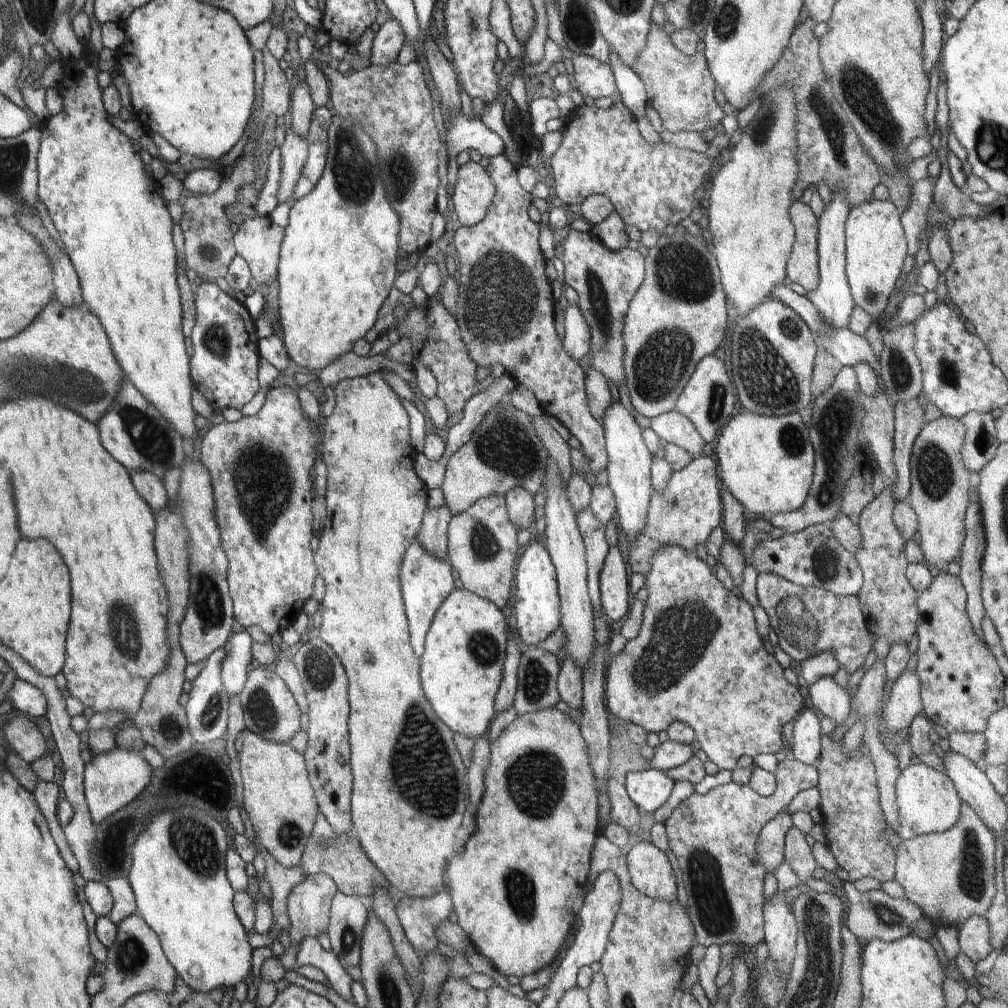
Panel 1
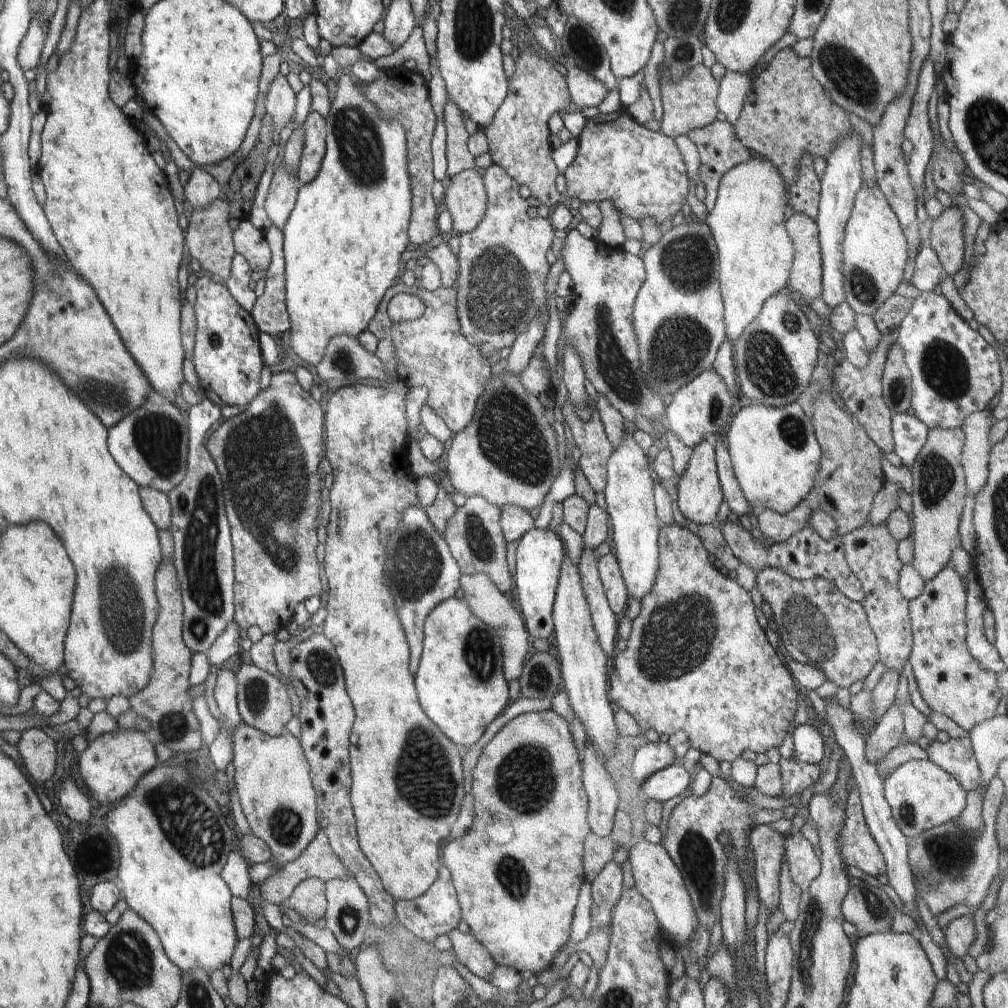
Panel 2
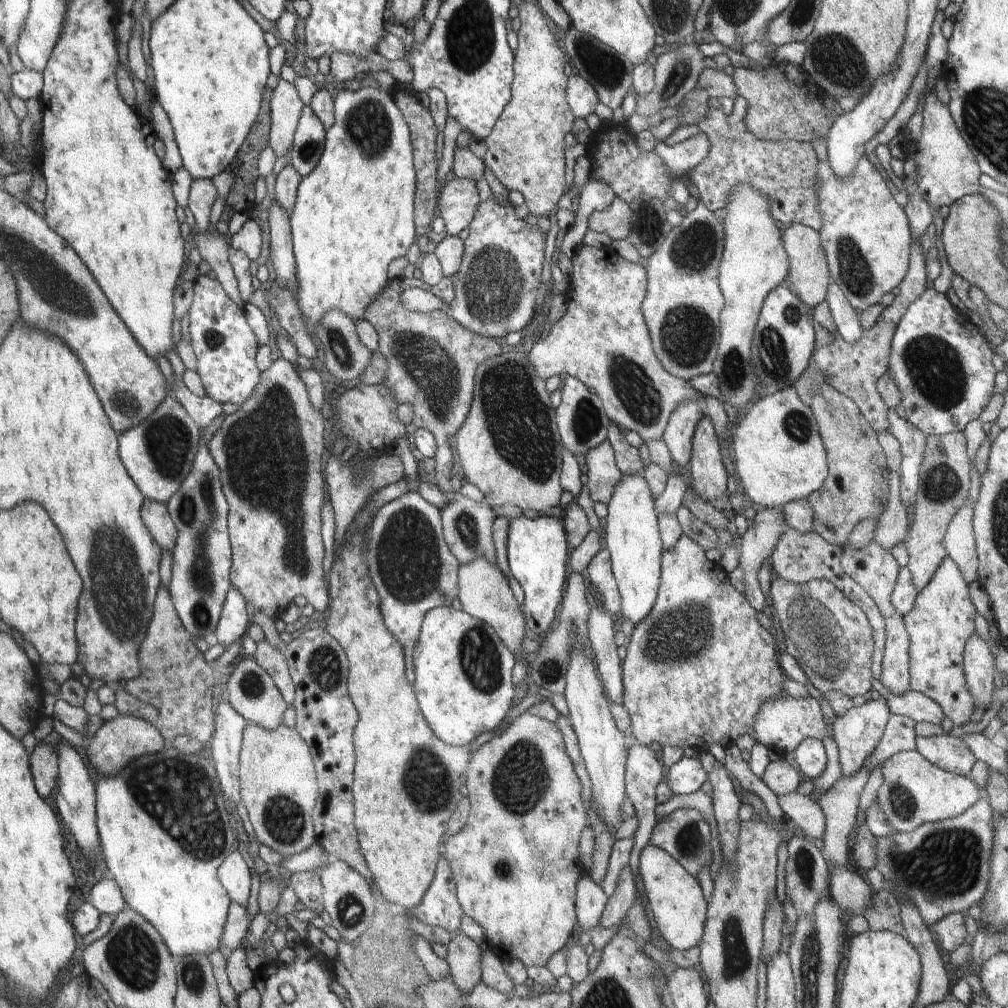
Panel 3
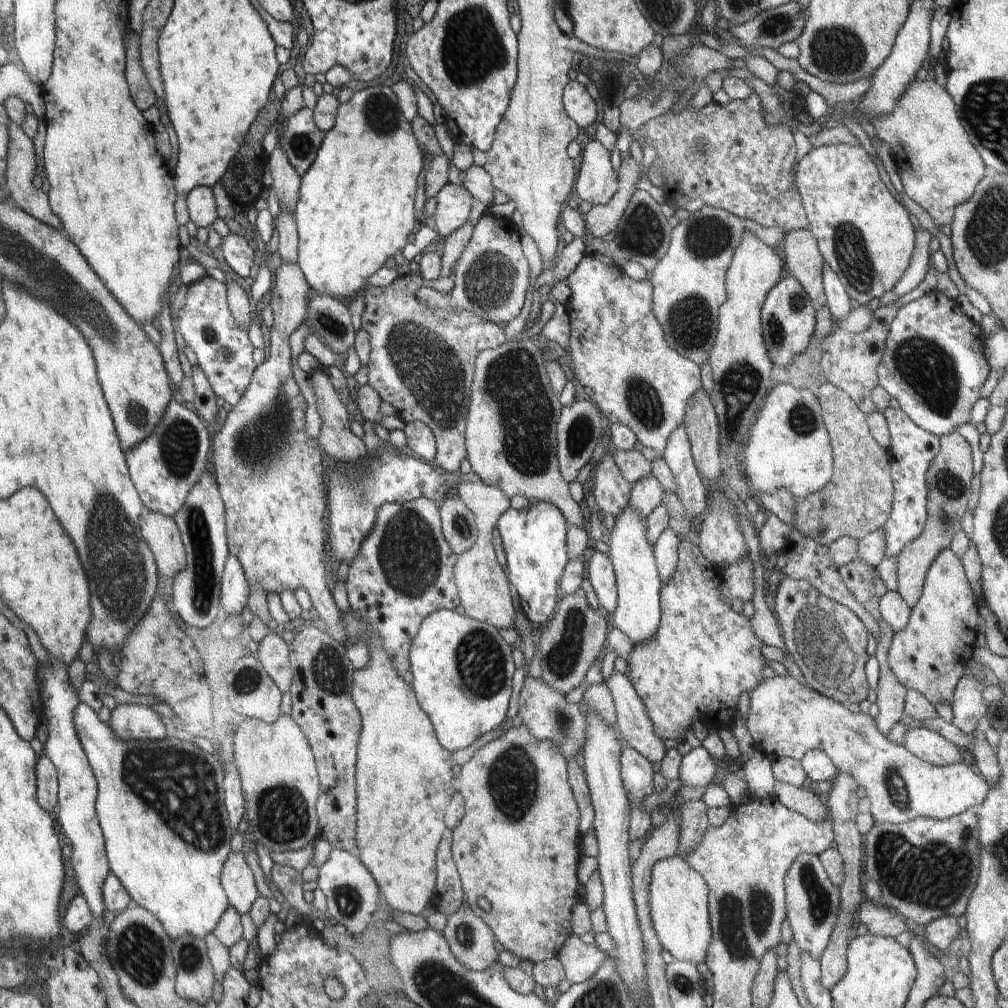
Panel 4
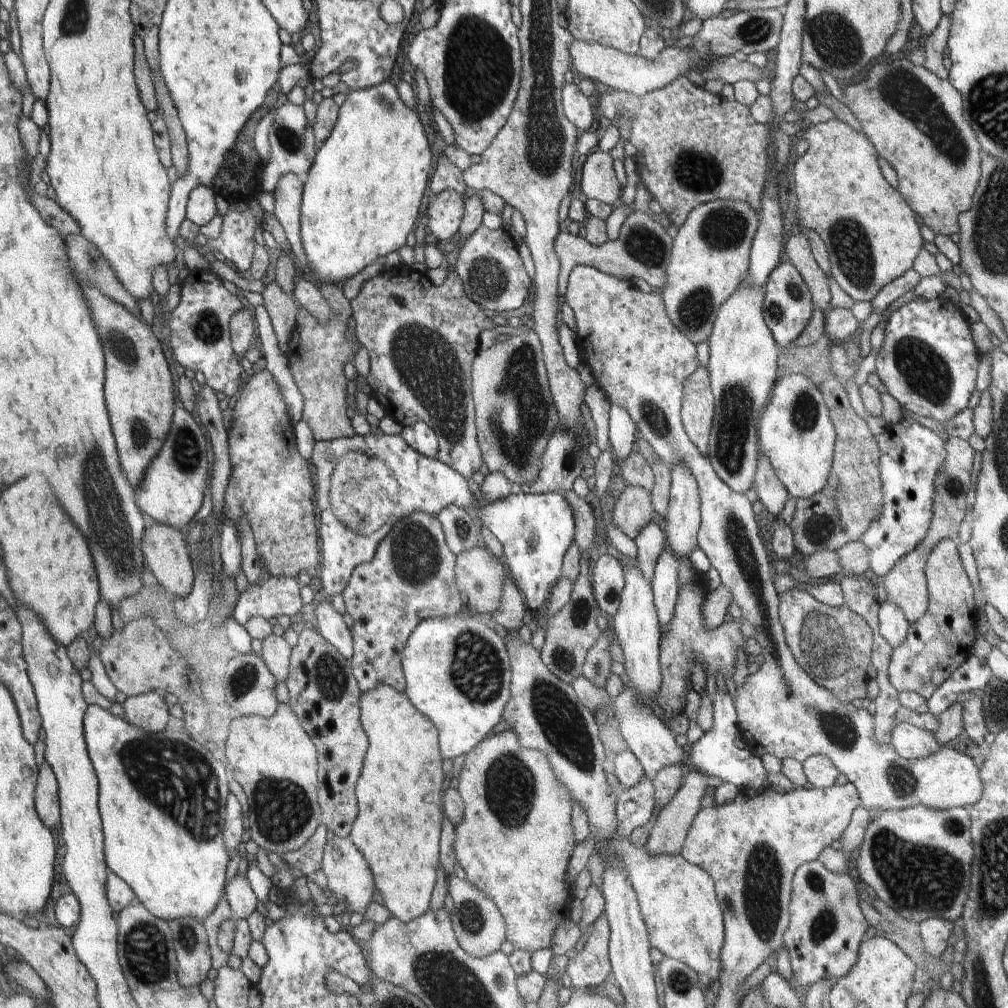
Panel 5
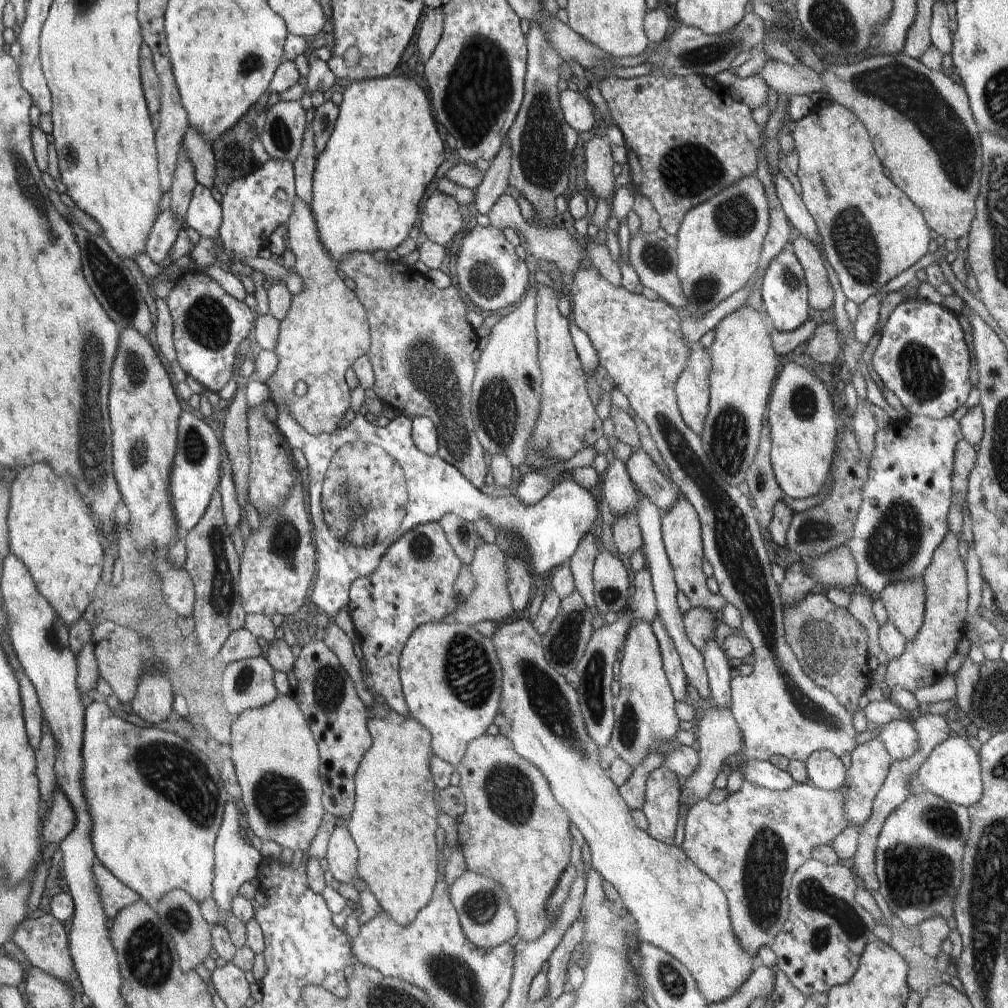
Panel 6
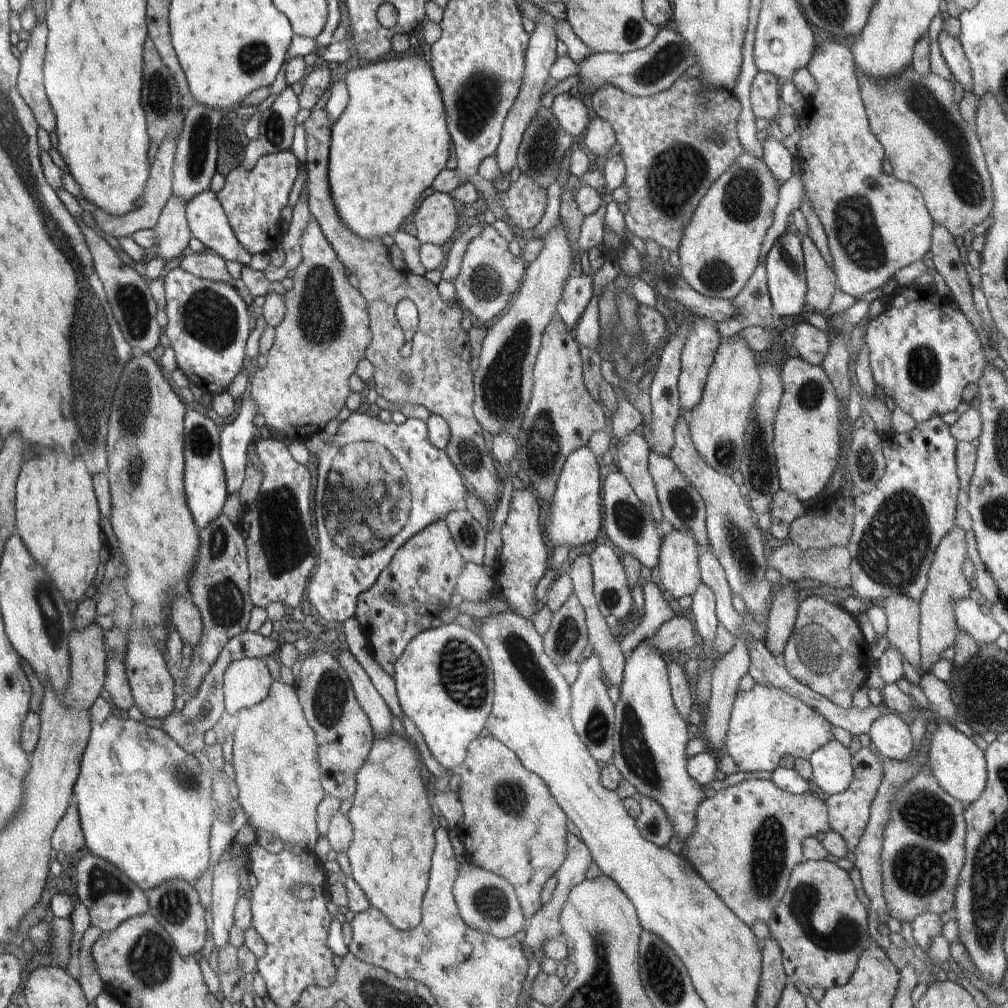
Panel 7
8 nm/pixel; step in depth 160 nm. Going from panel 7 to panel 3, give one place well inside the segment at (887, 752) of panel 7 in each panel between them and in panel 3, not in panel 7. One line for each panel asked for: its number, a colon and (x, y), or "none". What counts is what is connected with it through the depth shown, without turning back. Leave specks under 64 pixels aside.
3: (951, 753)
4: (928, 746)
5: (909, 742)
6: (901, 740)

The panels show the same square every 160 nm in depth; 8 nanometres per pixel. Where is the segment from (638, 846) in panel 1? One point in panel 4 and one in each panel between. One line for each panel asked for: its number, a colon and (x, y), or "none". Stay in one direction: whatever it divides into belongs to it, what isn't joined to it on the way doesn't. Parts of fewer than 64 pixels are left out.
2: (656, 876)
3: (679, 911)
4: (678, 896)

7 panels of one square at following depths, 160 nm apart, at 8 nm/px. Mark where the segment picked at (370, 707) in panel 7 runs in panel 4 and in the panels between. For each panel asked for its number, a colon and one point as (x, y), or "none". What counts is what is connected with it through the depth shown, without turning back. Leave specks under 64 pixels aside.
4: (270, 476)
5: (331, 626)
6: (335, 639)

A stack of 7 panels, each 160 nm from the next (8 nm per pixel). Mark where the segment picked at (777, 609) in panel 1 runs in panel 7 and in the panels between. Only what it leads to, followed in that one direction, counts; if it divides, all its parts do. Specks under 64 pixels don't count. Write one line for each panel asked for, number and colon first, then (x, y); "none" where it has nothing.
2: (818, 625)
3: (830, 637)
4: (827, 641)
5: (833, 646)
6: (830, 644)
7: (827, 652)

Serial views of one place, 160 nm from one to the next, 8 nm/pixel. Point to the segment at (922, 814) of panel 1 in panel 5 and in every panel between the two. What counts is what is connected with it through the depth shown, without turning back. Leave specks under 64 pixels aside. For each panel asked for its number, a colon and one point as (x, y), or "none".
2: (921, 795)
3: (914, 791)
4: (786, 718)
5: (640, 360)

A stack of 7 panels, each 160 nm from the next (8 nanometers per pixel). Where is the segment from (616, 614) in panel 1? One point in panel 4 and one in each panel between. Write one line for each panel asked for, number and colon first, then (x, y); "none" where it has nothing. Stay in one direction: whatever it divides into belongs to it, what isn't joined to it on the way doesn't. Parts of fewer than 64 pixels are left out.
2: (615, 589)
3: (600, 570)
4: (600, 568)

